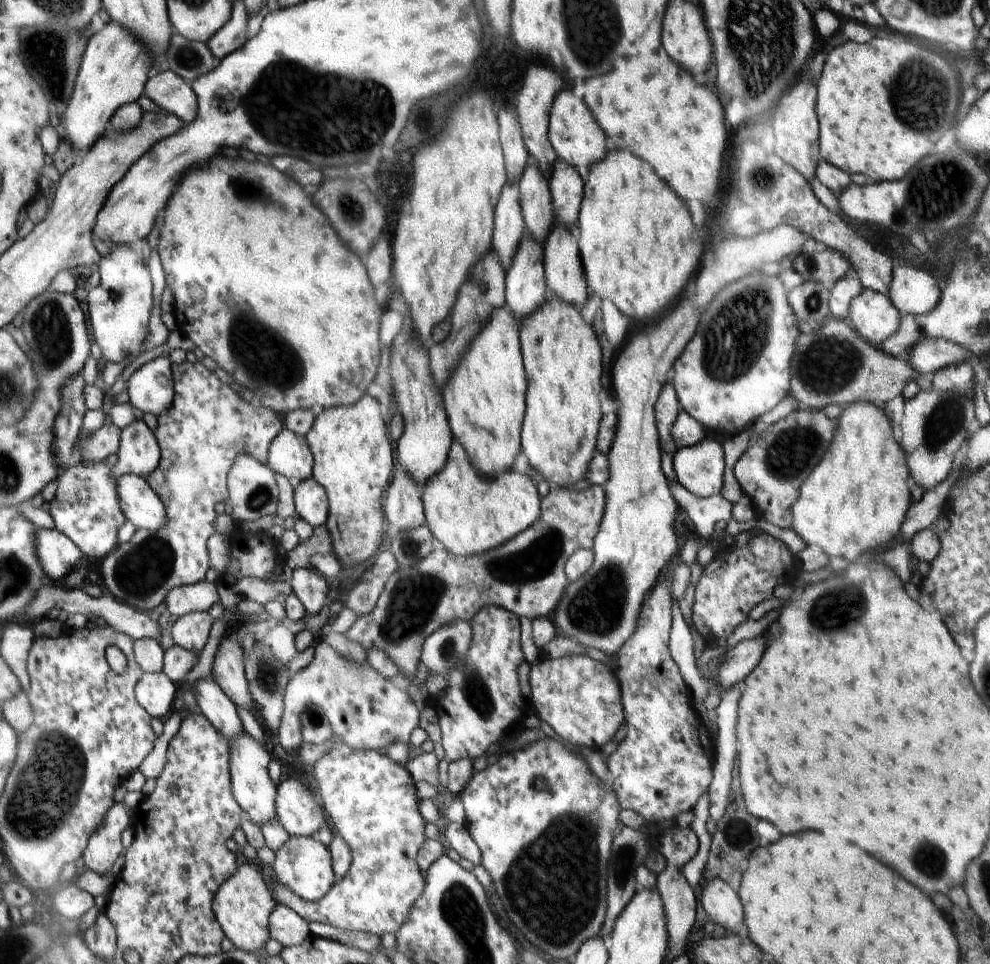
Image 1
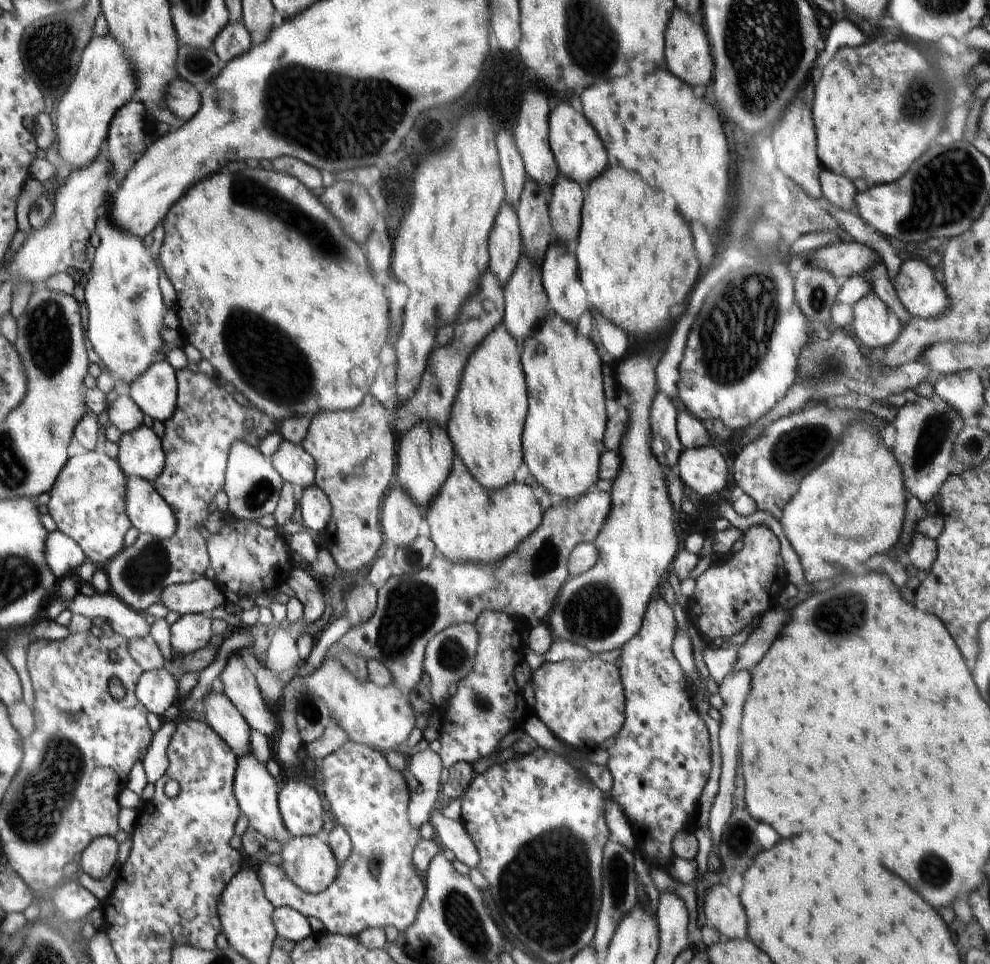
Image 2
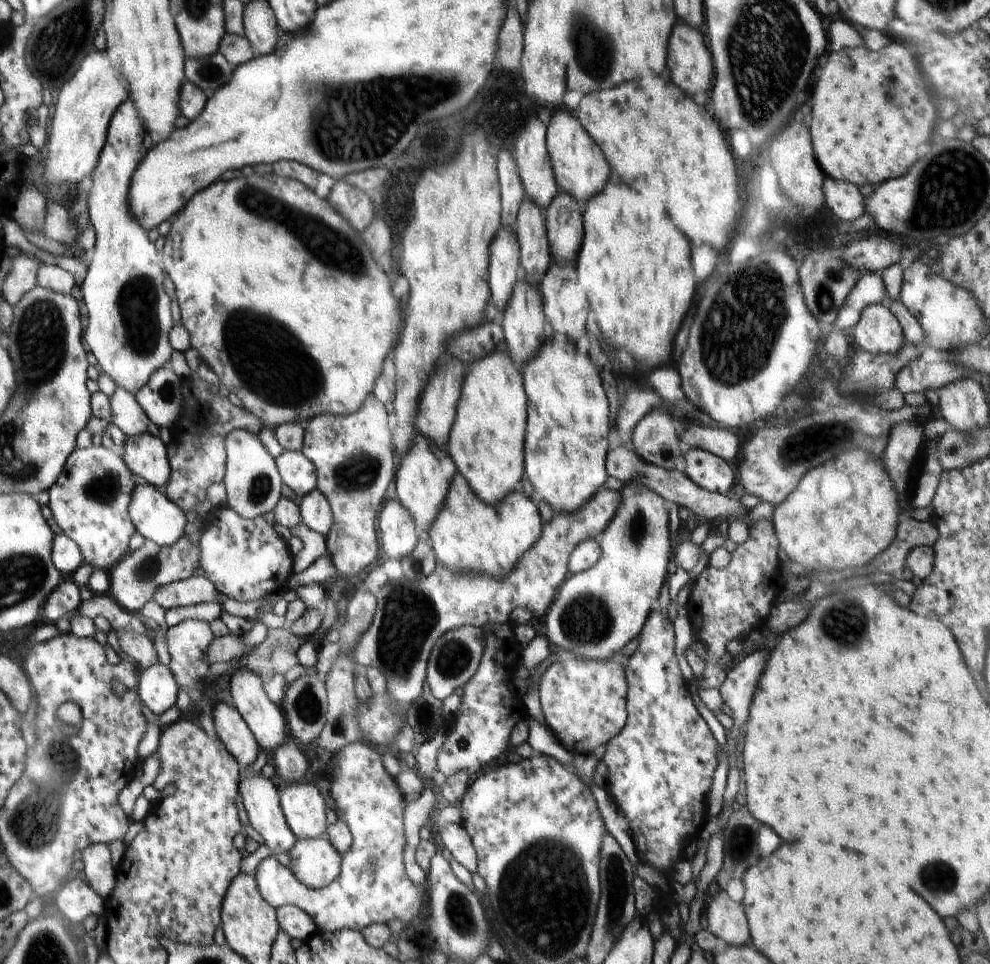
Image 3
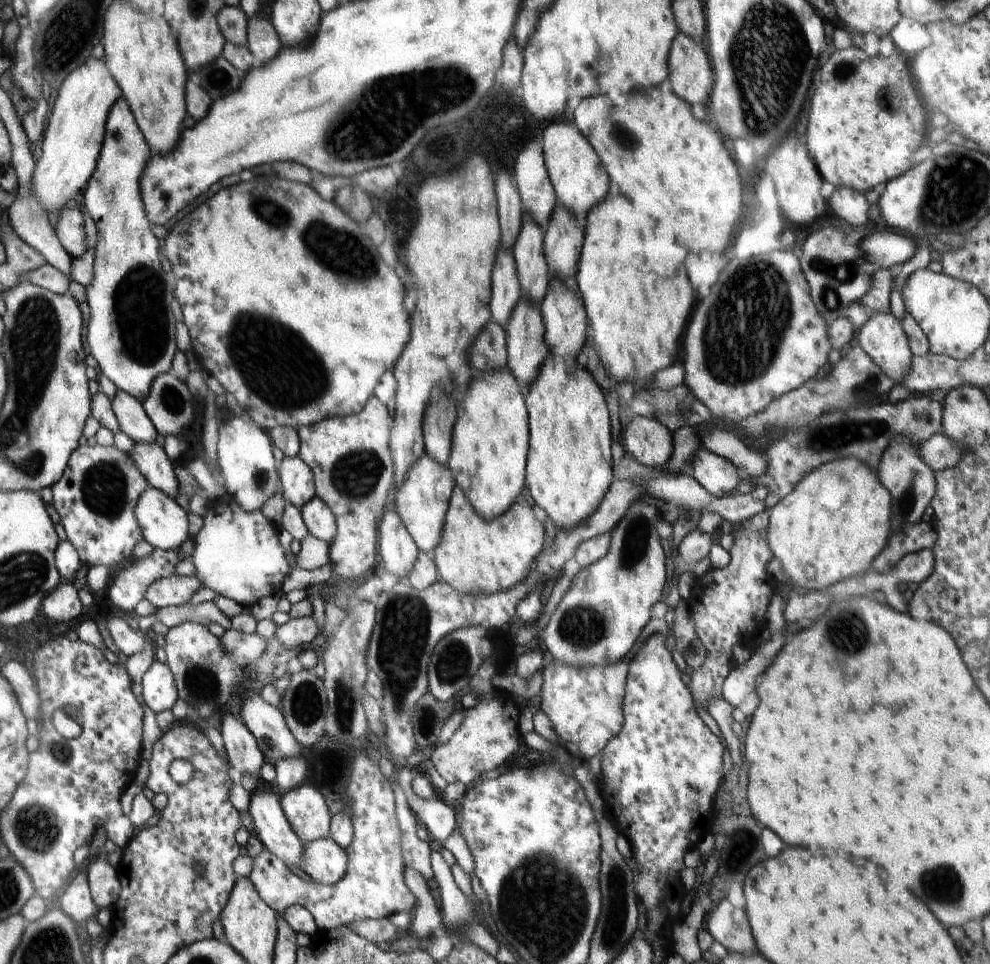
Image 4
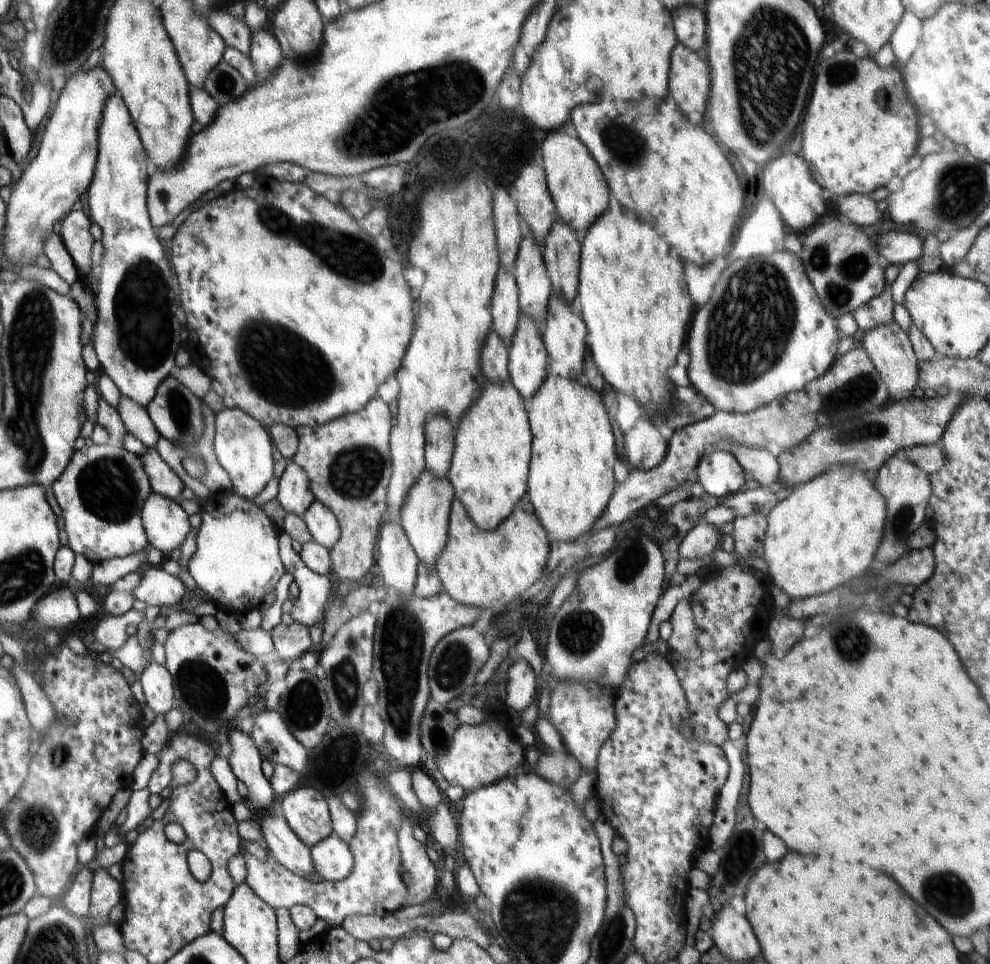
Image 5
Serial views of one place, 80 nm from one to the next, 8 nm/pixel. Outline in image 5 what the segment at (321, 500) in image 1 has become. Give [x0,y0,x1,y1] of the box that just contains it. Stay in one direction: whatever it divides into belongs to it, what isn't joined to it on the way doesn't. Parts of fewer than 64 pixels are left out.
[303,500,341,550]

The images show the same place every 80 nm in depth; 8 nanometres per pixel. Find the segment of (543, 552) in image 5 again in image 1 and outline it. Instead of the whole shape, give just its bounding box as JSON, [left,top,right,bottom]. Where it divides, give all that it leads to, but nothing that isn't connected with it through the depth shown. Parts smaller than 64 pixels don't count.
[421,438,541,556]

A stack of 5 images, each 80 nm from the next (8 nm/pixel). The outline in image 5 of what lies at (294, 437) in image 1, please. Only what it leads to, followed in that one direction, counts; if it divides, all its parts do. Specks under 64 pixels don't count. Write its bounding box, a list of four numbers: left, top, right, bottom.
[275,460,315,518]

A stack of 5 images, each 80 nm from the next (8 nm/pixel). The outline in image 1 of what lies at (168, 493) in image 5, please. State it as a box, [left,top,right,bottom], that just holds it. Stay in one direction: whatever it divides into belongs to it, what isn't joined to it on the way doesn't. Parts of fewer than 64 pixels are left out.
[110,419,161,478]

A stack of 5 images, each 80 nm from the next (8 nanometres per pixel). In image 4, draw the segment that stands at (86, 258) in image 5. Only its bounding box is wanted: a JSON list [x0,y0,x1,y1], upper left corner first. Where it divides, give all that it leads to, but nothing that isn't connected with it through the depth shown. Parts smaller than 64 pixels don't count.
[54,206,86,257]

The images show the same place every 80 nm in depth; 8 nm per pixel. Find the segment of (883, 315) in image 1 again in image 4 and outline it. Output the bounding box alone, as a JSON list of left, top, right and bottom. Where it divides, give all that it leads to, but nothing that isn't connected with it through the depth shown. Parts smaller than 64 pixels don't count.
[858,311,913,384]

